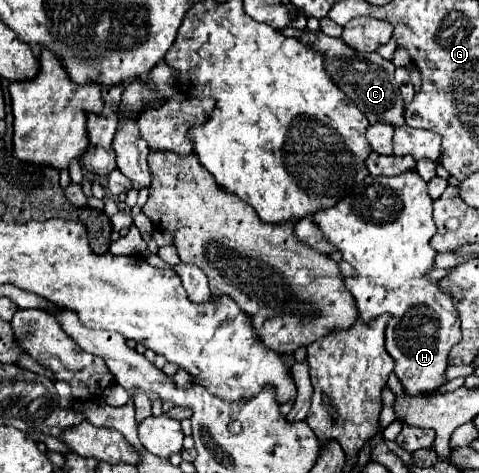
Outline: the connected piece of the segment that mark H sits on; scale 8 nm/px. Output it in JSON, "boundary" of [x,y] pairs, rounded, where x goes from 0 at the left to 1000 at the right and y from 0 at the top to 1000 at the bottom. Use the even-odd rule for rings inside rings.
{"boundary":[[[854,359],[833,372],[762,381],[699,436],[649,452],[674,503],[743,571],[745,586],[718,596],[745,638],[754,672],[770,681],[795,664],[820,668],[808,685],[804,736],[820,753],[825,791],[854,833],[912,829],[929,808],[937,736],[962,719],[946,638],[916,617],[912,596],[887,592],[912,537],[896,520],[908,495],[900,431],[887,381],[871,359]]]}

